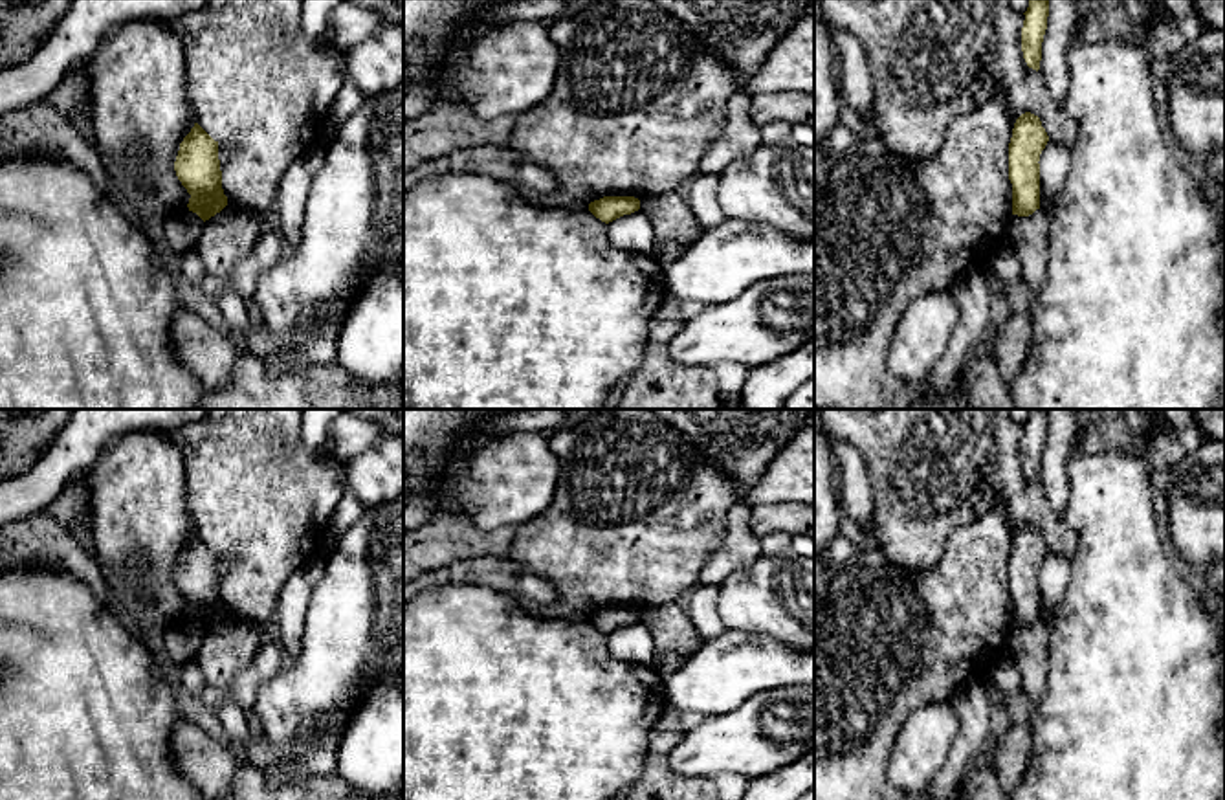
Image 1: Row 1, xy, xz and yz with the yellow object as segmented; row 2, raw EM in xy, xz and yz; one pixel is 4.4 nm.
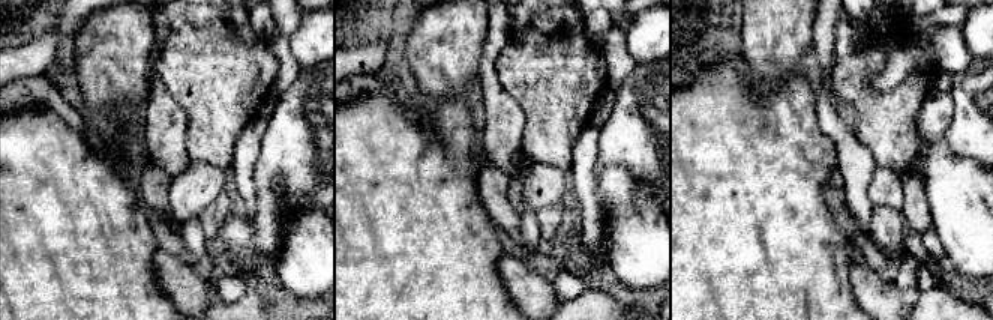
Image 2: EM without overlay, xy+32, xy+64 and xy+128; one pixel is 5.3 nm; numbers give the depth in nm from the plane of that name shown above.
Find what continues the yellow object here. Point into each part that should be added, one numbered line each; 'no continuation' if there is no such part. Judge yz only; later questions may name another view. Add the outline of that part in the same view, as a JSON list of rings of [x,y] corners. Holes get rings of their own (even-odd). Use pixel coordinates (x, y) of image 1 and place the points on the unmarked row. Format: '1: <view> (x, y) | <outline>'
no continuation

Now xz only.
no continuation

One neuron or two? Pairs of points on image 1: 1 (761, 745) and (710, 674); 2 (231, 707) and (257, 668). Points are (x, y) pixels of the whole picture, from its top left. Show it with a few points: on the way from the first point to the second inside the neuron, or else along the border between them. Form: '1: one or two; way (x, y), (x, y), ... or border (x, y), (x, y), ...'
1: two; border (774, 687), (752, 694), (734, 709), (705, 718)
2: two; border (217, 709), (226, 700), (233, 700), (248, 714)

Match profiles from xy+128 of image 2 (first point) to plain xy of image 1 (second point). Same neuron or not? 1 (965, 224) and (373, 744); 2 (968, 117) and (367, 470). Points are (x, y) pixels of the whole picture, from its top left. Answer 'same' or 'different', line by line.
1: same
2: different

